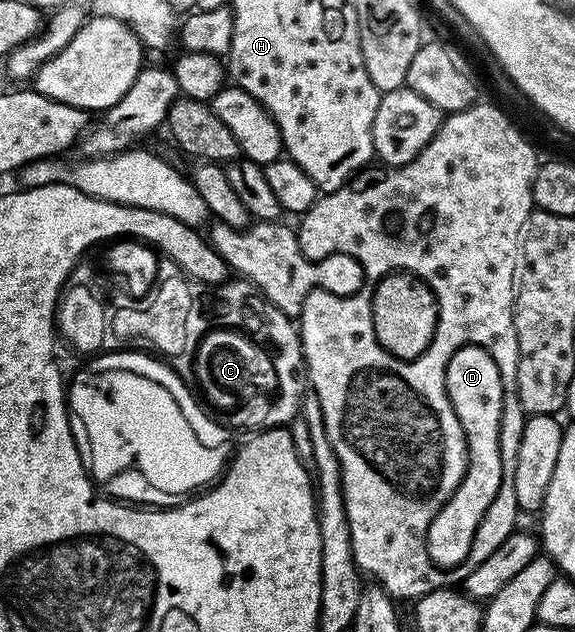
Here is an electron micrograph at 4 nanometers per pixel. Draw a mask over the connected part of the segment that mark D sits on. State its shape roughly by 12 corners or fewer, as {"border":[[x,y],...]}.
{"border":[[463,346],[446,391],[466,433],[467,473],[427,530],[440,570],[468,556],[500,488],[504,385]]}

